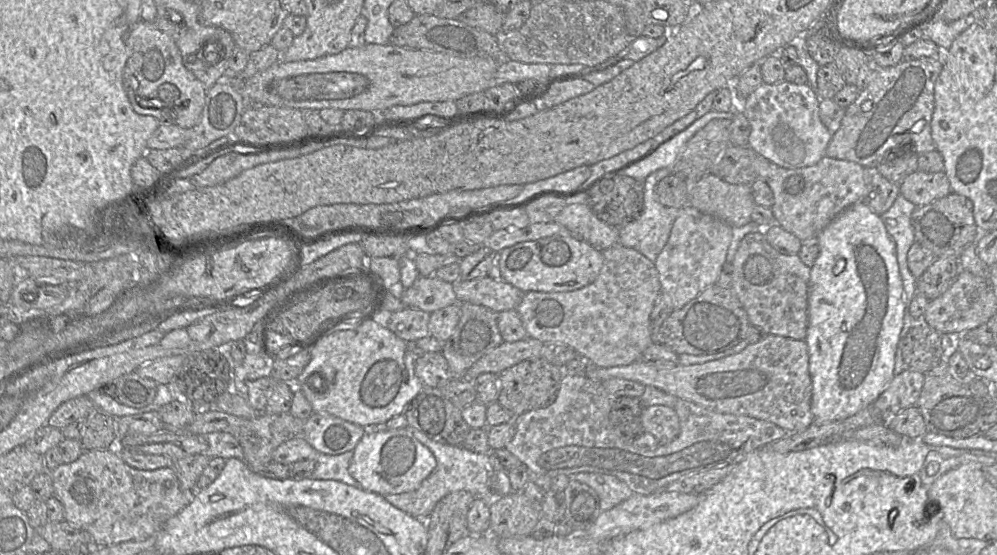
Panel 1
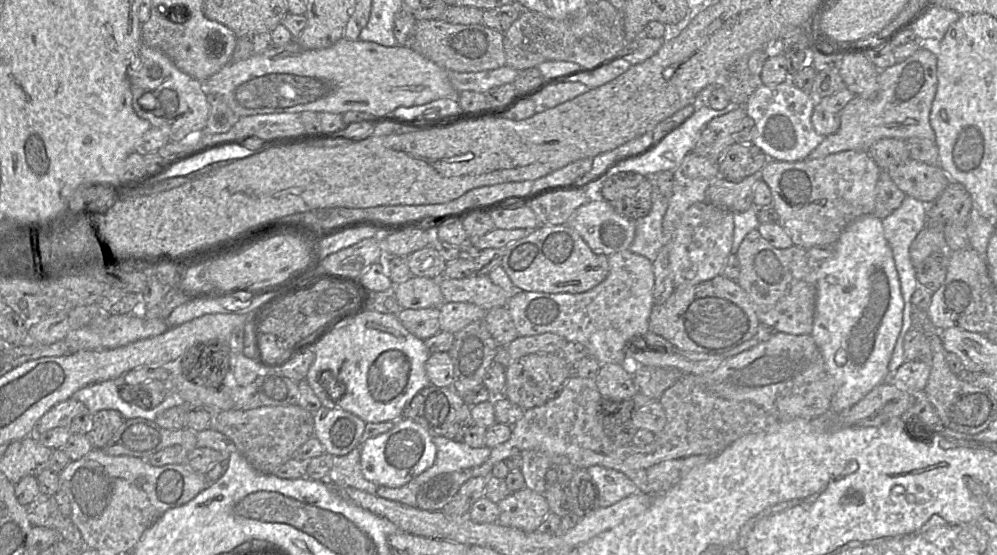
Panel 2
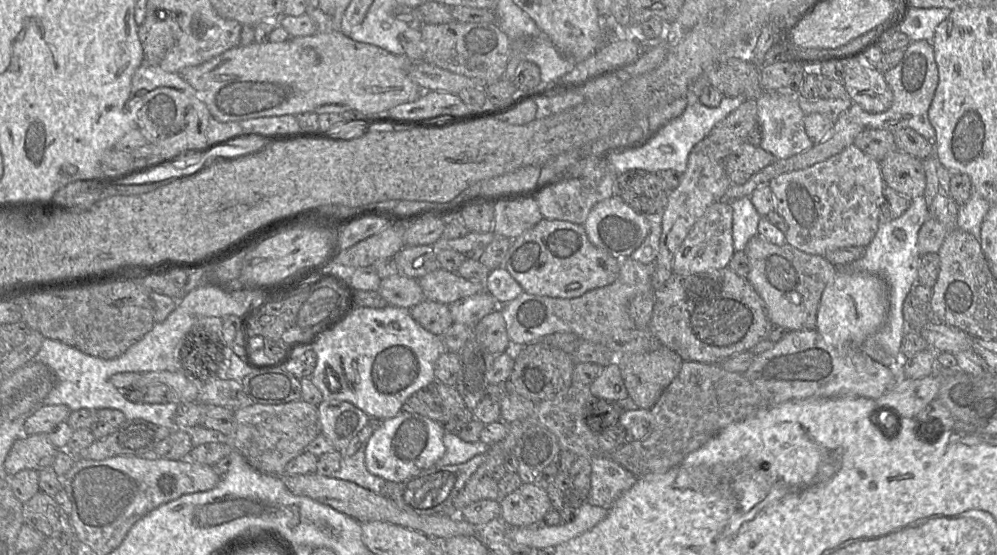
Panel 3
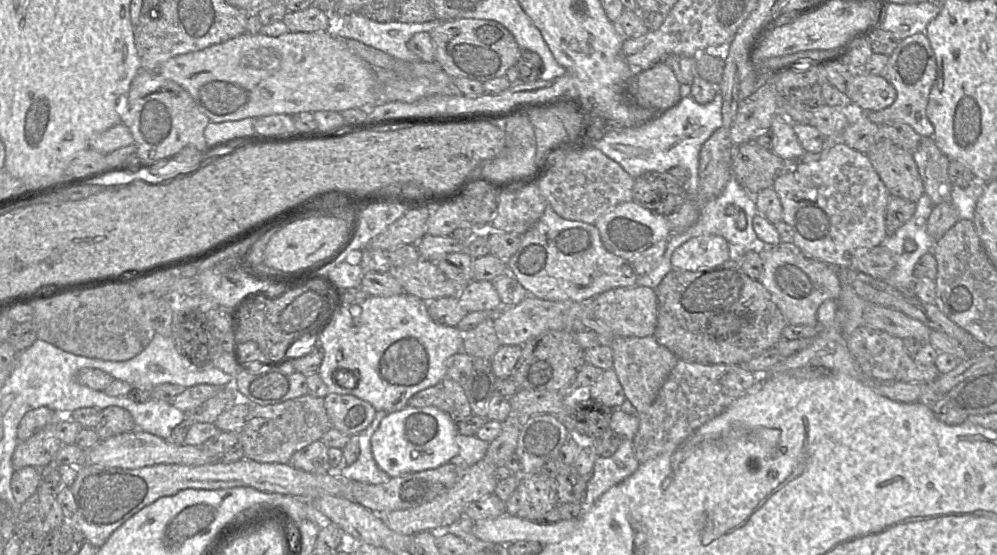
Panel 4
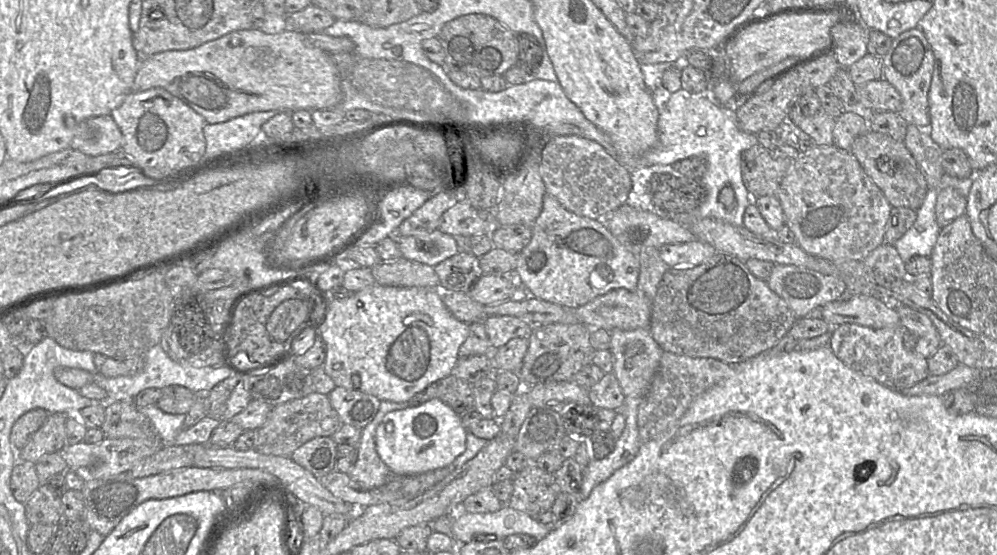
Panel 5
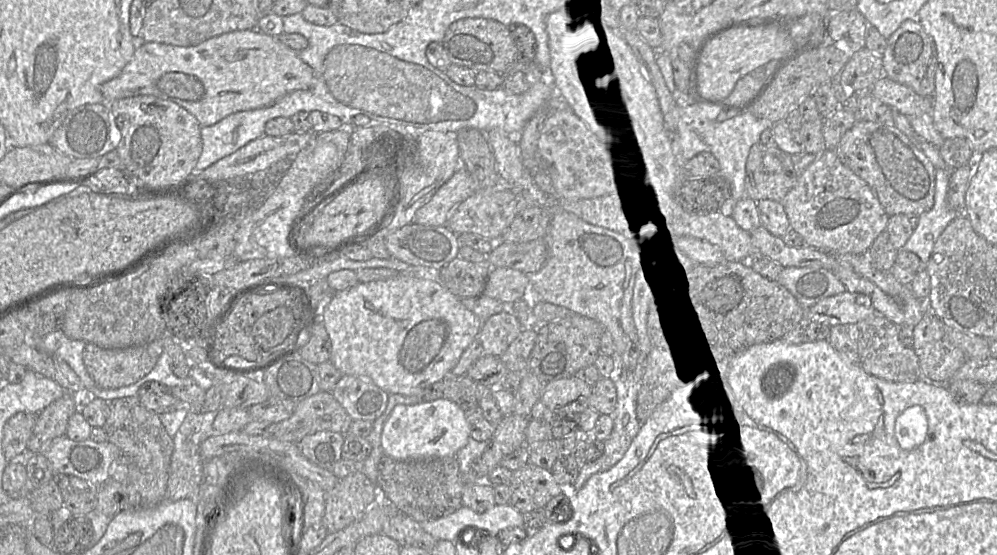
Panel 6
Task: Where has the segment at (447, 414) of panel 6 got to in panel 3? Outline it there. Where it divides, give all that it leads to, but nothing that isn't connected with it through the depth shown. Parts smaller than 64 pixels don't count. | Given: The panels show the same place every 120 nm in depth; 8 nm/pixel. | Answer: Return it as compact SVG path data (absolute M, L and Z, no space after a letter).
M401 411L395 417L380 422L367 441L365 450L365 465L373 475L388 482L402 482L432 467L445 453L445 431L427 417Z

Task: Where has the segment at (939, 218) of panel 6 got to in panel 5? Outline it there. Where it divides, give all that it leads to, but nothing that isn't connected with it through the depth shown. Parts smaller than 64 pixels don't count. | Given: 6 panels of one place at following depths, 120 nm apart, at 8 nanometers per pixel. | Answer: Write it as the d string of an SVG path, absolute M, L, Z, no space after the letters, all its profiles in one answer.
M930 188L923 204L917 210L917 219L913 226L898 239L894 247L904 263L913 256L931 257L941 227L936 220L936 202L938 188Z

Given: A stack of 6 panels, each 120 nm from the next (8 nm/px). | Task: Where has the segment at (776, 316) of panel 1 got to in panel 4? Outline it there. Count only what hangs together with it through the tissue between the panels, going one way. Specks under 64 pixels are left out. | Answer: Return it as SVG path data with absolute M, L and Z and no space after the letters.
M792 243L761 245L759 255L763 271L758 281L769 291L787 324L816 325L817 310L826 300L837 300L841 292L841 281L833 266L806 257Z

